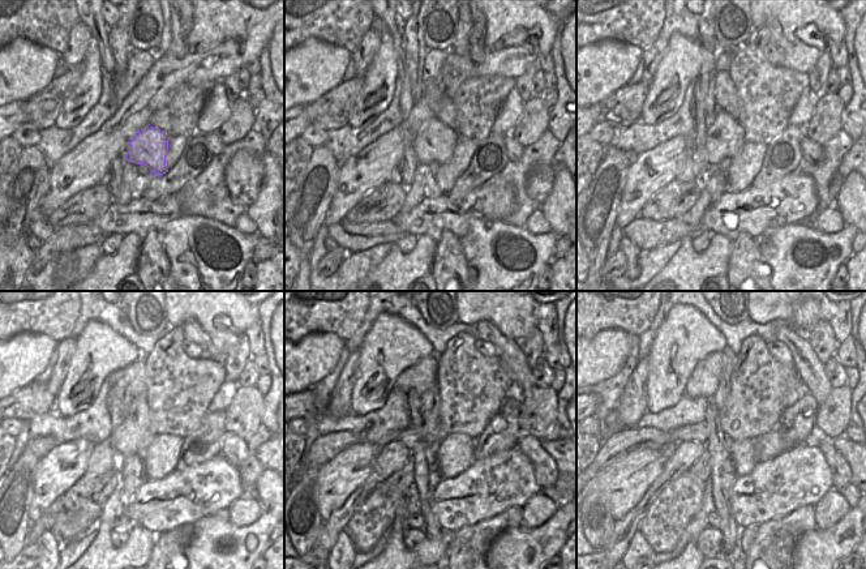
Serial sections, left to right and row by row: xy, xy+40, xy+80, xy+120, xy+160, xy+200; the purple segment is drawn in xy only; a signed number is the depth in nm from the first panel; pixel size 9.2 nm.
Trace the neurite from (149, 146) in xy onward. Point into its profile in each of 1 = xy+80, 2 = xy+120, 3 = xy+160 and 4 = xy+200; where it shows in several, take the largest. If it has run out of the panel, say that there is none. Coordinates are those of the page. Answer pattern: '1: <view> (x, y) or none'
1: xy+80 (729, 135)
2: xy+120 (142, 433)
3: xy+160 (433, 431)
4: xy+200 (720, 397)

